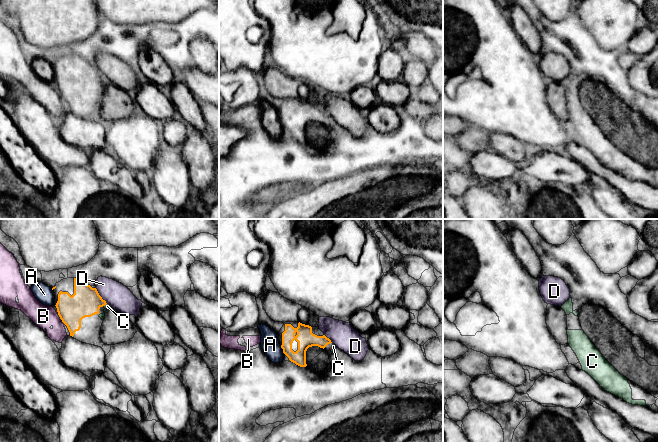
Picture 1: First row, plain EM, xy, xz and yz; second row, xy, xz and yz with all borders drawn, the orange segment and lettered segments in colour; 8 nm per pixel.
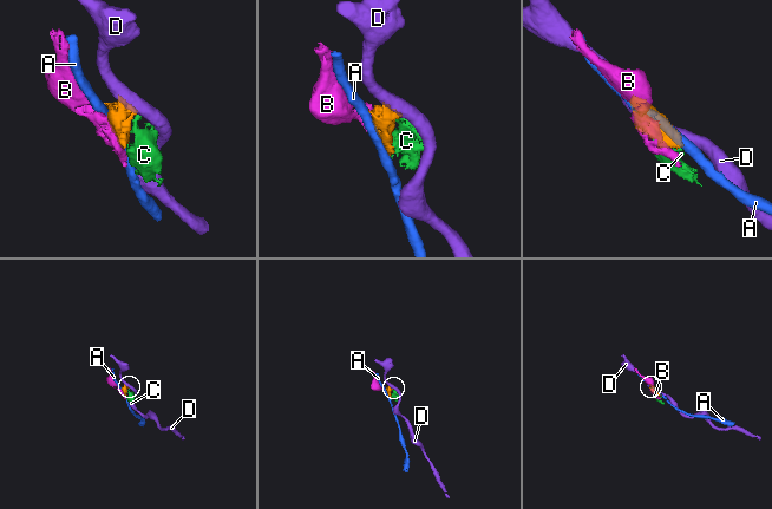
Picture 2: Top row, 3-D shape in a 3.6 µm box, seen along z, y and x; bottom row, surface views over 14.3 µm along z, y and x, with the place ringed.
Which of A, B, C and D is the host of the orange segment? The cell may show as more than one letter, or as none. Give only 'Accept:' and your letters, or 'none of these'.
Accept: C

